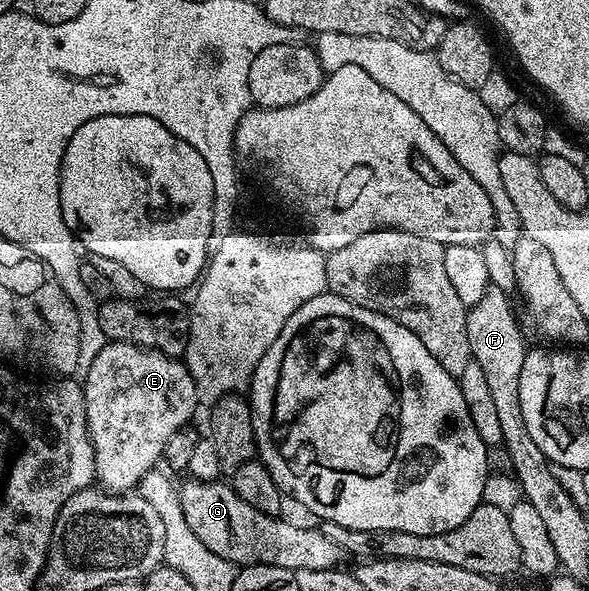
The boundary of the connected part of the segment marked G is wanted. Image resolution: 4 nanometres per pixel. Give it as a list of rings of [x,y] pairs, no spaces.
[[[185,479],[179,485],[181,494],[181,506],[183,515],[187,519],[187,527],[195,531],[199,543],[215,555],[233,562],[234,566],[244,567],[246,565],[270,565],[271,567],[283,567],[294,571],[323,571],[324,569],[335,569],[342,564],[341,560],[347,557],[347,551],[335,539],[327,539],[327,535],[321,533],[320,528],[308,529],[305,525],[296,525],[293,521],[284,521],[284,516],[264,513],[251,503],[247,503],[234,491],[232,484],[221,485],[220,480],[198,481],[196,479]]]

